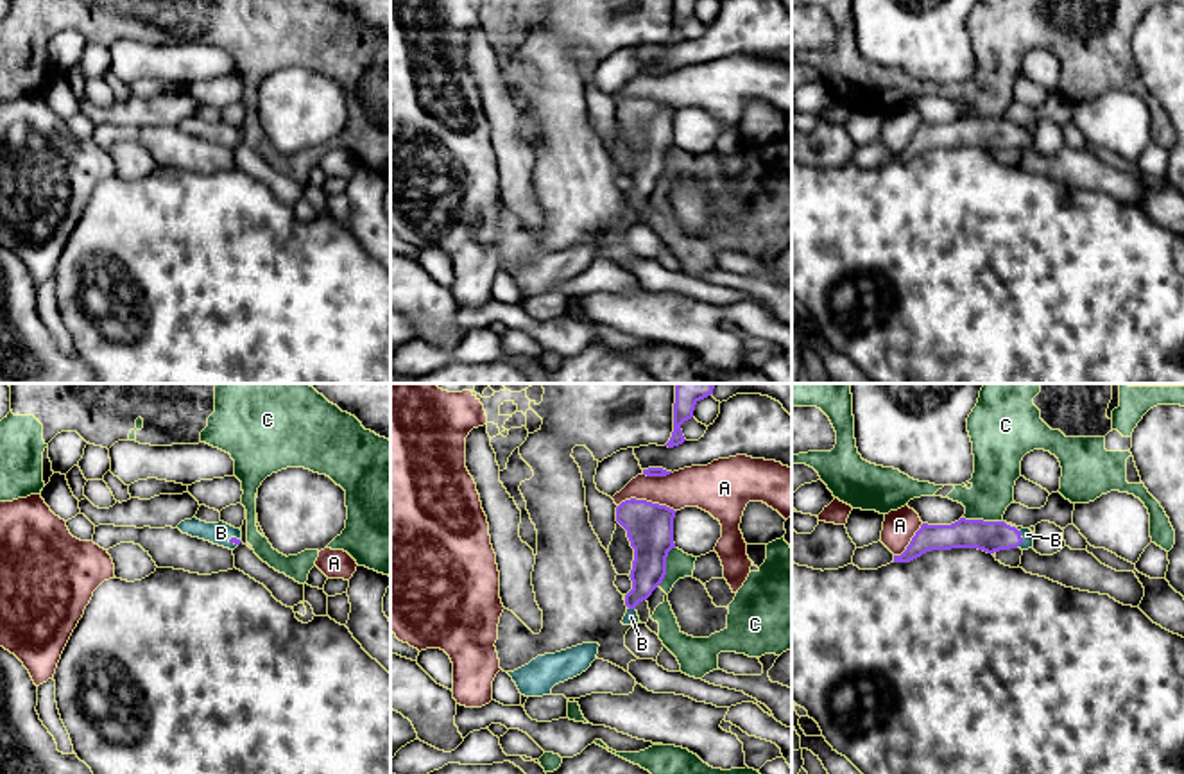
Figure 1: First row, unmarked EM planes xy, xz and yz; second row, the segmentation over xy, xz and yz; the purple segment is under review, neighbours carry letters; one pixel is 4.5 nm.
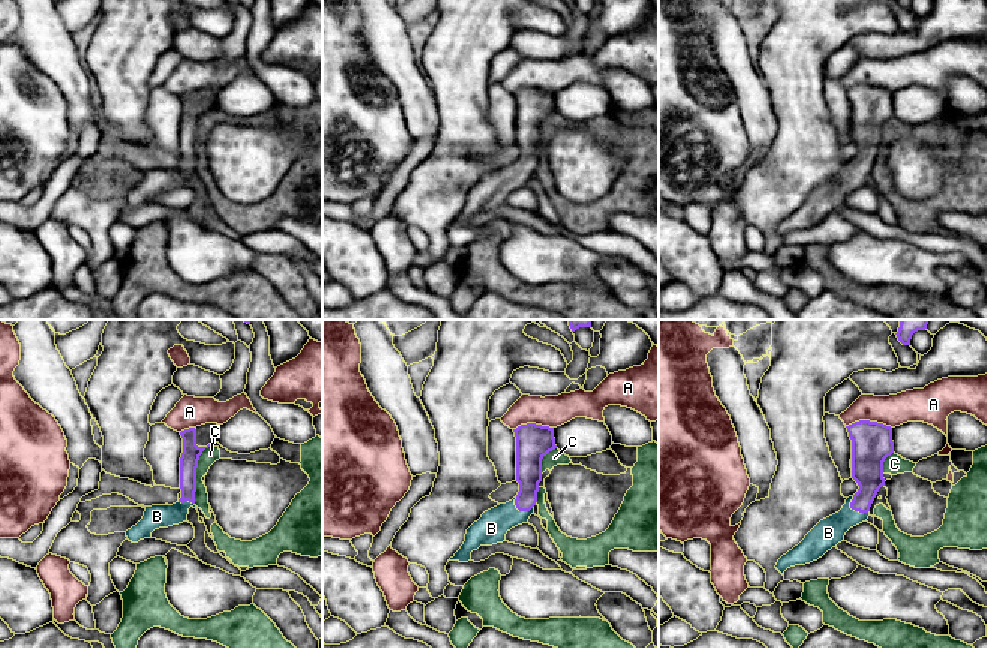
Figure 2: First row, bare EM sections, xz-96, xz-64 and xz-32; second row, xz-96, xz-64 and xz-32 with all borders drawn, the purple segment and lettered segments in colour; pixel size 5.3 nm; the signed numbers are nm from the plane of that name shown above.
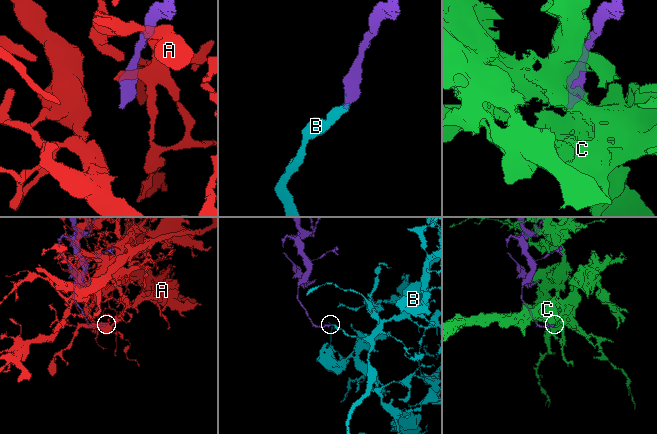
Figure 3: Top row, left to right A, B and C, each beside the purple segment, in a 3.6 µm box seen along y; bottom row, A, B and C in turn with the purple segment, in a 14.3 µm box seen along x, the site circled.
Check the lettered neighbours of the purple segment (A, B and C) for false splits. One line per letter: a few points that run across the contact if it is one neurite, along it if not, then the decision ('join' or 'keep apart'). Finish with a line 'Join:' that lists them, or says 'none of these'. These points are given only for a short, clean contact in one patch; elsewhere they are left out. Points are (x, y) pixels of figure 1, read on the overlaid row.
A: line xz (618, 504), (629, 498), (645, 498), (676, 511); keep apart
B: line yz (991, 536), (1020, 533), (1027, 534); join
C: line xz (674, 547), (667, 558), (667, 574), (658, 584); keep apart
Join: B

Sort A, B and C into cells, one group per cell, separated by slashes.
A / B / C

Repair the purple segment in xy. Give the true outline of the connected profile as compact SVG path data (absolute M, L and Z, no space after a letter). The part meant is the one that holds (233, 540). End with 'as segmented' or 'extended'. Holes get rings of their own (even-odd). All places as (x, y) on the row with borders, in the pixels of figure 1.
M197 518L184 520L177 525L183 534L210 541L213 545L235 550L242 543L242 530L224 521L206 523Z | extended

